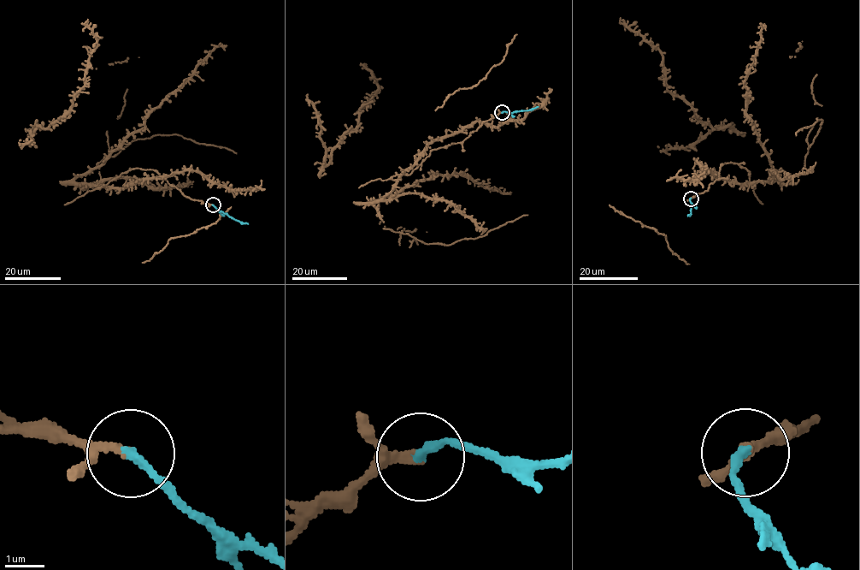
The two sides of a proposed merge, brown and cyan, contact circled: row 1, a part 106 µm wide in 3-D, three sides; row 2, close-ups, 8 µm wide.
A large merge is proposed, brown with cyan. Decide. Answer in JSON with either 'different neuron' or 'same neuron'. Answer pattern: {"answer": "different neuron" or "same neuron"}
{"answer": "same neuron"}

